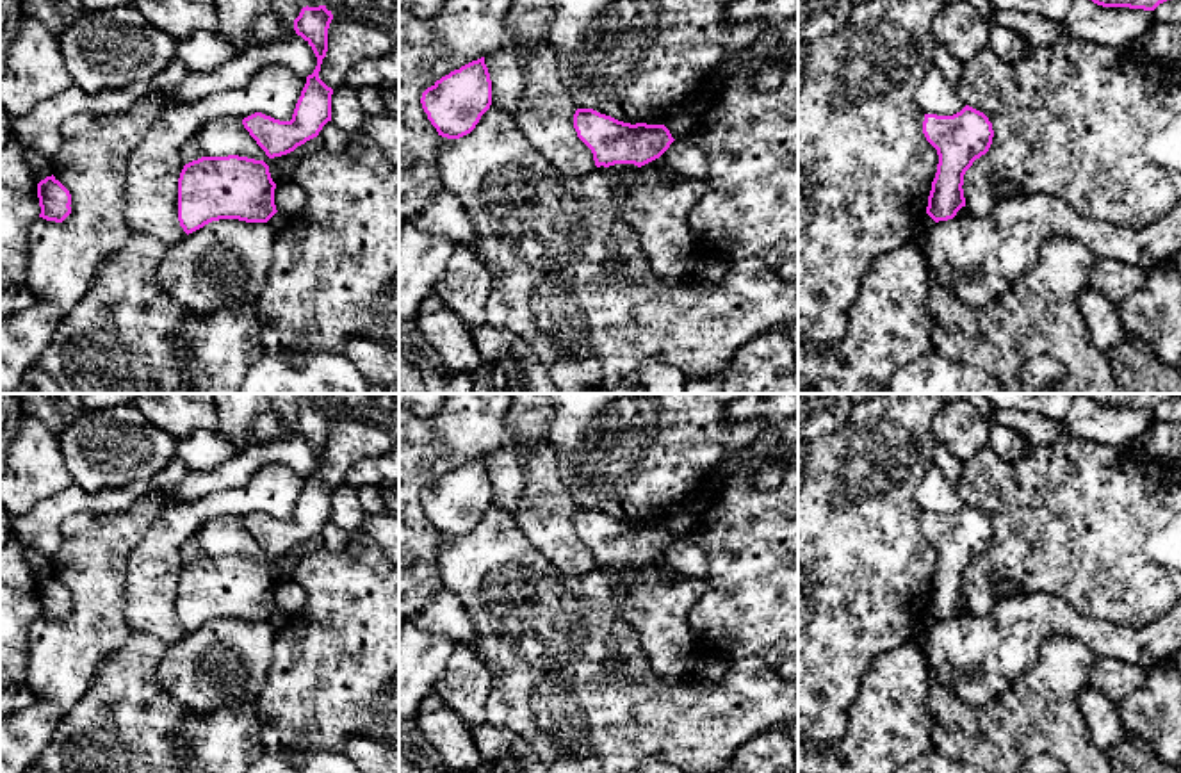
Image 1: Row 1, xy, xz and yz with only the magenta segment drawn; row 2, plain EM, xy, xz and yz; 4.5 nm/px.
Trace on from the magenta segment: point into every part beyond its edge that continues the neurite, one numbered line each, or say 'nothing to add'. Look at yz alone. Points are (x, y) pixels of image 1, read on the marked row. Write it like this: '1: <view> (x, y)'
nothing to add

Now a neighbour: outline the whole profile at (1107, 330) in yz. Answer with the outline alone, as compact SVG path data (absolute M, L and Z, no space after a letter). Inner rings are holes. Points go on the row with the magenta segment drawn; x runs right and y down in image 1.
M1085 287L1078 294L1076 303L1088 328L1090 342L1101 353L1108 354L1113 347L1129 342L1119 306L1108 297L1097 294L1092 287Z

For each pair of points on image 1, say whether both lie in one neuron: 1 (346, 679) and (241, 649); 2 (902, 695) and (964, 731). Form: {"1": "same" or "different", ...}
{"1": "different", "2": "different"}

